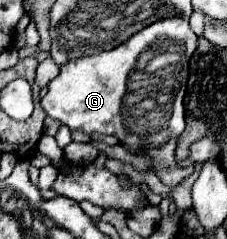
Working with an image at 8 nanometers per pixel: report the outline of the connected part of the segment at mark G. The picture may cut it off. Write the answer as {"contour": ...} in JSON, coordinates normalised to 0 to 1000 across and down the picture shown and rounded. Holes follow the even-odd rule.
{"contour":[[[753,67],[736,84],[656,100],[630,134],[604,134],[595,151],[577,151],[577,167],[524,184],[524,201],[278,268],[260,318],[216,343],[207,393],[181,410],[181,444],[207,485],[278,510],[304,544],[357,544],[392,569],[410,552],[498,561],[568,636],[612,636],[630,619],[700,619],[736,586],[797,569],[797,552],[815,544],[806,410],[824,377],[824,285],[868,201],[868,176],[877,159],[841,134],[815,75]],[[621,218],[630,276],[595,276]]]}

